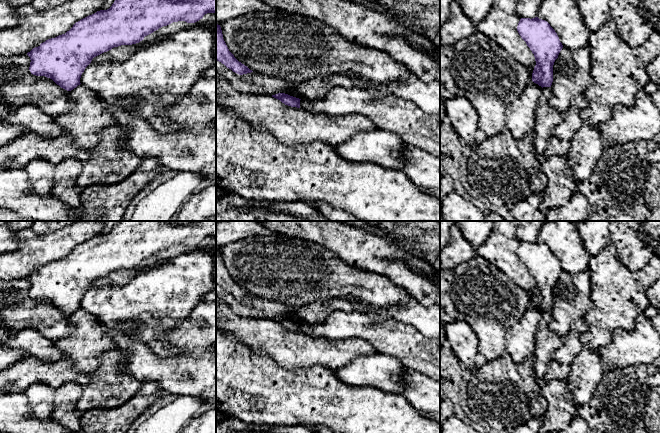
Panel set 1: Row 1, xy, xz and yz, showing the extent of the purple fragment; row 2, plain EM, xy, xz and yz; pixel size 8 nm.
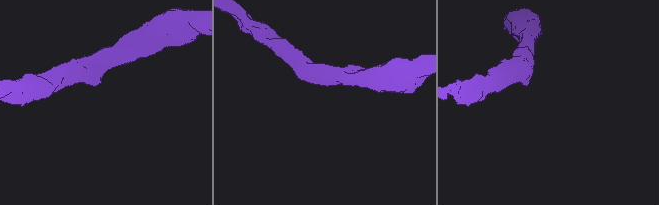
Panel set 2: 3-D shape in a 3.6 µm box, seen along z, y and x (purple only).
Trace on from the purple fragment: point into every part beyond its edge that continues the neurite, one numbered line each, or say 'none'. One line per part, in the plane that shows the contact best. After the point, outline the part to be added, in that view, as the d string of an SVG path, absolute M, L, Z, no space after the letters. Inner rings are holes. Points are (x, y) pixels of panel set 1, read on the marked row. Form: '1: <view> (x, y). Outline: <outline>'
none

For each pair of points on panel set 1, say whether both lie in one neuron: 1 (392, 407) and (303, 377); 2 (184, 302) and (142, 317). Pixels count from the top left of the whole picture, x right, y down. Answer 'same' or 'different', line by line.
1: same
2: same

